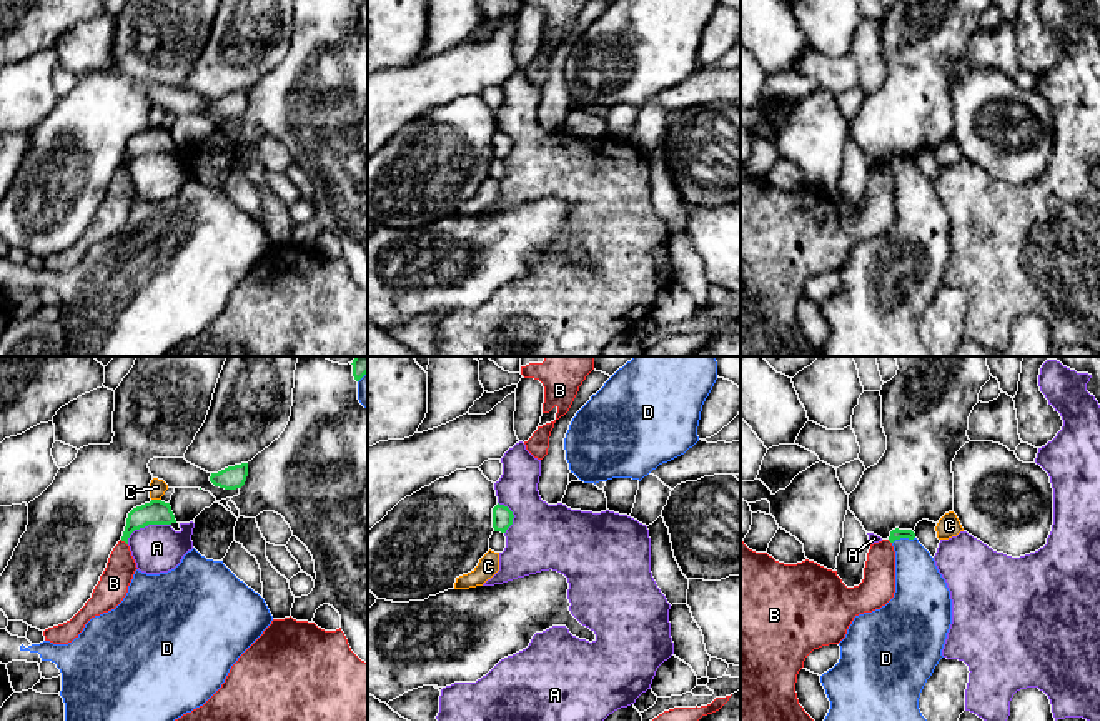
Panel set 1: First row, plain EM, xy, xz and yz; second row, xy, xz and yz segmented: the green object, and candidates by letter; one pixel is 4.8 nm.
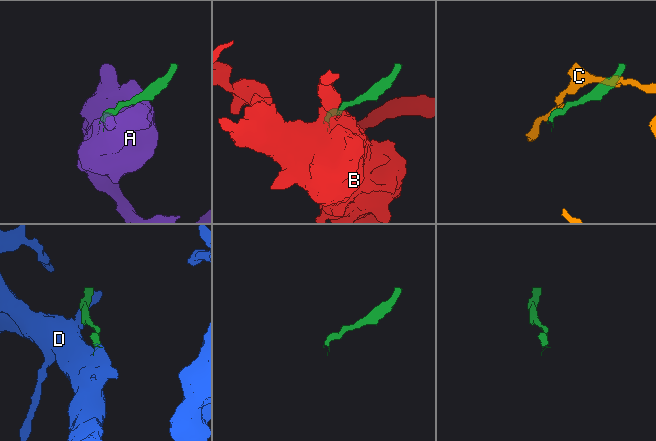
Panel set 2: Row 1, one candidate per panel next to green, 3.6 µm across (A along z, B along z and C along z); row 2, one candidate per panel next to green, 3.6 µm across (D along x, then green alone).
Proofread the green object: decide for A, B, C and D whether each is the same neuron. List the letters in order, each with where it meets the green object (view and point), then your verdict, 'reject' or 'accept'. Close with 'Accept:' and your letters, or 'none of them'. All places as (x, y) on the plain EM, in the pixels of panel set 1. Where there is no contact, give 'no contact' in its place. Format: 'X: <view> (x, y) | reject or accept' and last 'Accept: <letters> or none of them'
A: xy (145, 152) | reject
B: xy (123, 167) | reject
C: xy (157, 127) | reject
D: yz (902, 164) | accept
Accept: D

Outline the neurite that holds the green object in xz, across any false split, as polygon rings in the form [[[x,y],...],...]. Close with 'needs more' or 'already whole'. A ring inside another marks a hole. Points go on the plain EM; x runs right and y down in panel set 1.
[[[496,132],[493,135],[493,155],[494,158],[506,160],[506,157],[513,152],[513,138],[504,132]]]; already whole

